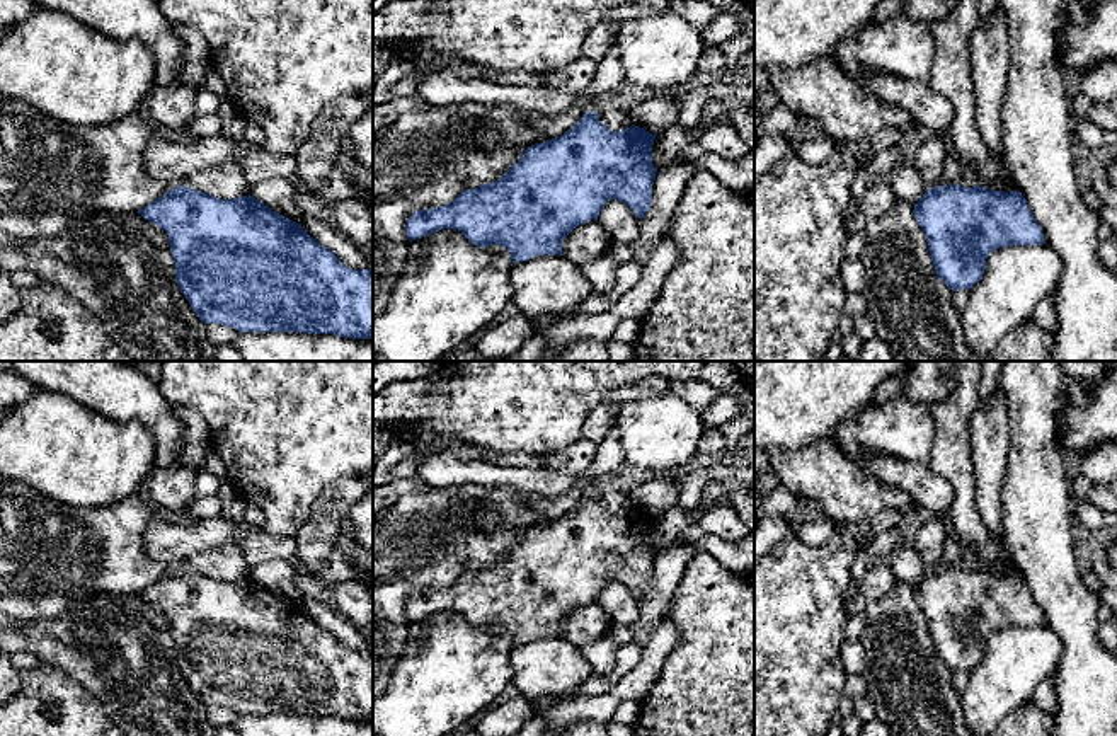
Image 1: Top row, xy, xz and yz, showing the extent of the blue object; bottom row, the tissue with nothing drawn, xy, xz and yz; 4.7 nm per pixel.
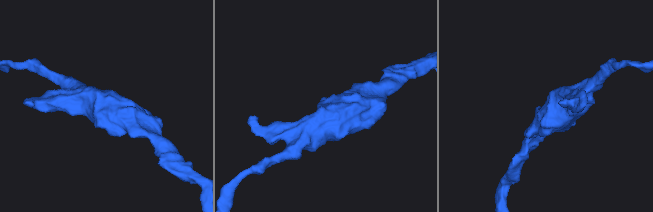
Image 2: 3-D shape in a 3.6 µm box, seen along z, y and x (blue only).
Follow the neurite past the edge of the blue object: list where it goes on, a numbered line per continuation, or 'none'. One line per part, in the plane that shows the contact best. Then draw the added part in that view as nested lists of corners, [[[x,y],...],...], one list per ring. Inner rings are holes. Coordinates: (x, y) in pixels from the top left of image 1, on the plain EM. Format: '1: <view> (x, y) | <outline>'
none

